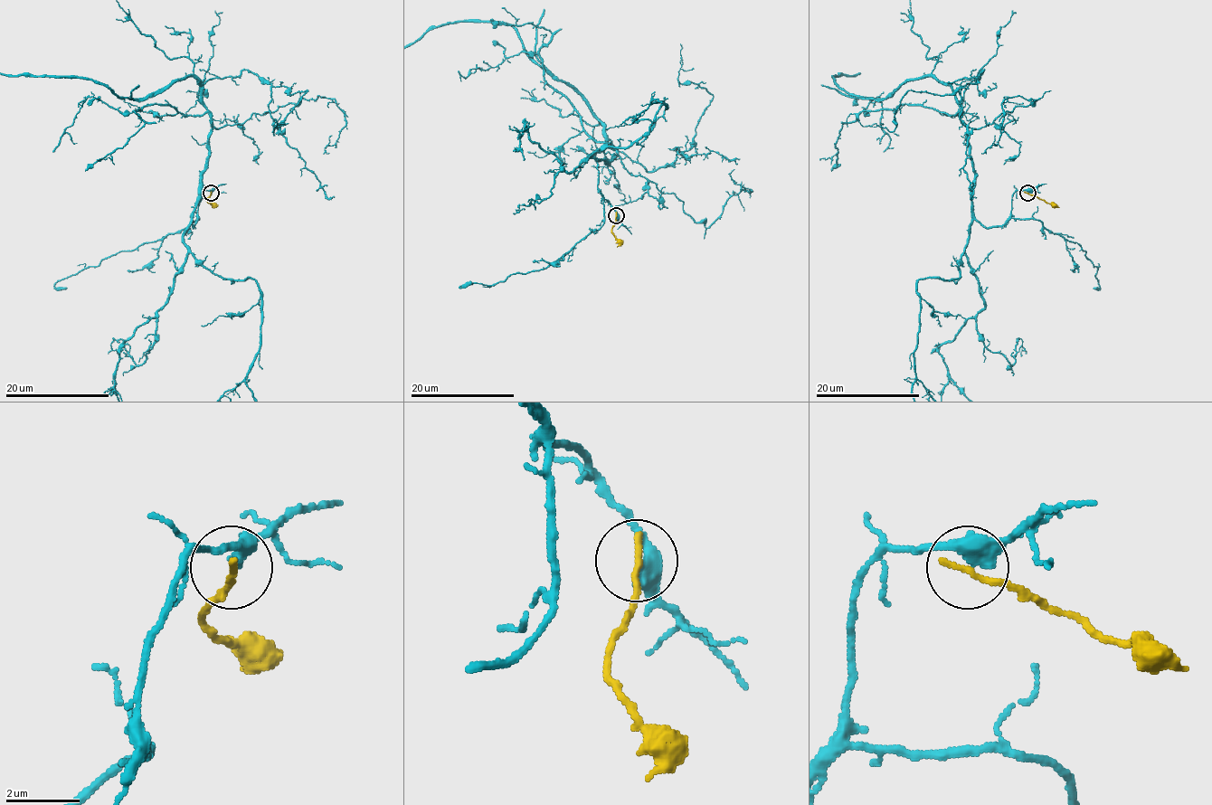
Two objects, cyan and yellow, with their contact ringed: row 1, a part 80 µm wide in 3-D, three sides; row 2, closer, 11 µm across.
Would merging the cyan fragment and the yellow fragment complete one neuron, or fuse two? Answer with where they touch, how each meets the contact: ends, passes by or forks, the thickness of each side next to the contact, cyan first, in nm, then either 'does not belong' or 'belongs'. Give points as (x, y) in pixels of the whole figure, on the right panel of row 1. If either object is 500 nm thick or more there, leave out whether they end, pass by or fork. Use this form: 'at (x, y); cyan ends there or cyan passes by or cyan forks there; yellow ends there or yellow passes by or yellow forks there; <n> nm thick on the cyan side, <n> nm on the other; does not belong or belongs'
at (1027, 193); cyan passes by; yellow ends there; 400 nm thick on the cyan side, 190 nm on the other; does not belong

